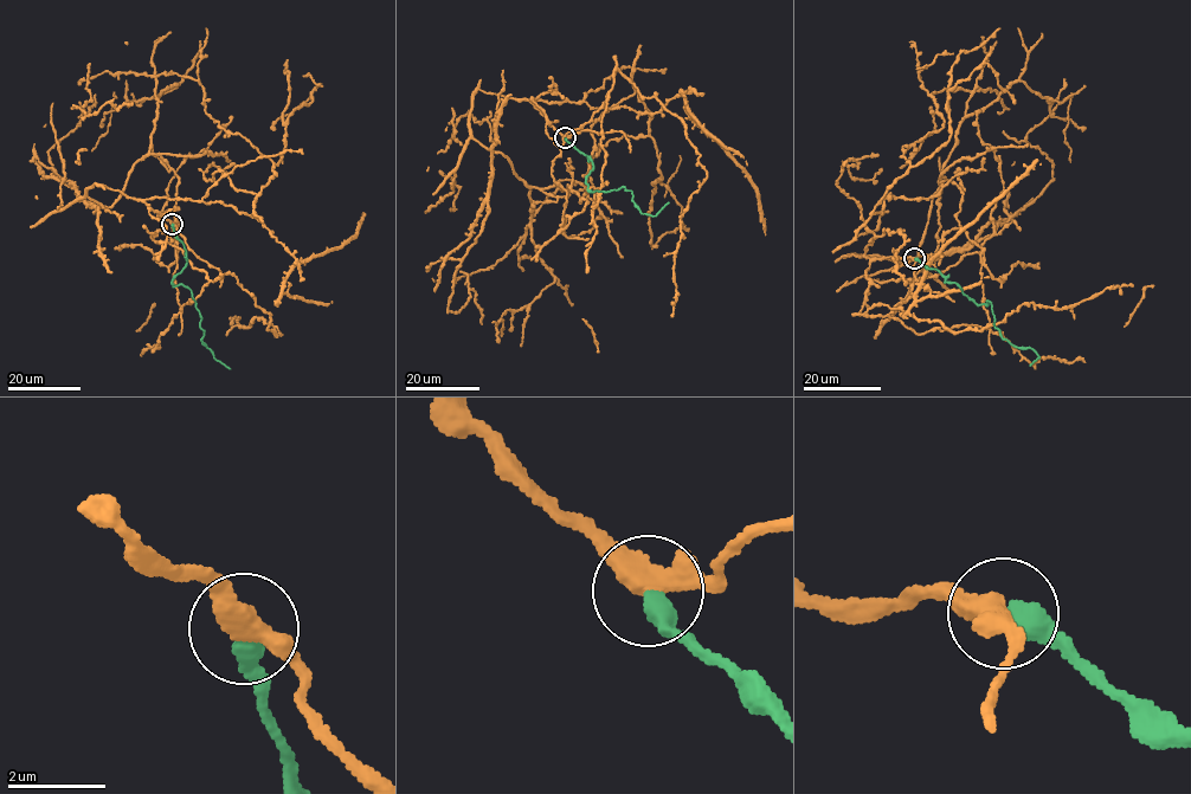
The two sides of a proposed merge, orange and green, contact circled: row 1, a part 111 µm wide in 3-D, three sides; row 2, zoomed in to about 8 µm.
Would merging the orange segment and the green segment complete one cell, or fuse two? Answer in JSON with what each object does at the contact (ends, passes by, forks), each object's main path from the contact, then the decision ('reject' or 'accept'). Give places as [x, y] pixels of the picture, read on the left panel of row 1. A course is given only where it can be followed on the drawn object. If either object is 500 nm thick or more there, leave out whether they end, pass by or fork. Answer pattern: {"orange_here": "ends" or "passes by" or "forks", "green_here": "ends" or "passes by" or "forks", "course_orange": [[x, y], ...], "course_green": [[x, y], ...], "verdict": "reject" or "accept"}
{"orange_here": "passes by", "green_here": "ends", "course_orange": [[172, 224], [85, 194], [109, 207], [161, 155], [179, 179], [180, 305], [229, 273], [281, 334], [230, 318]], "course_green": [[172, 224], [184, 246], [186, 262], [172, 283], [182, 284], [191, 291], [204, 330], [203, 342], [230, 368]], "verdict": "reject"}

